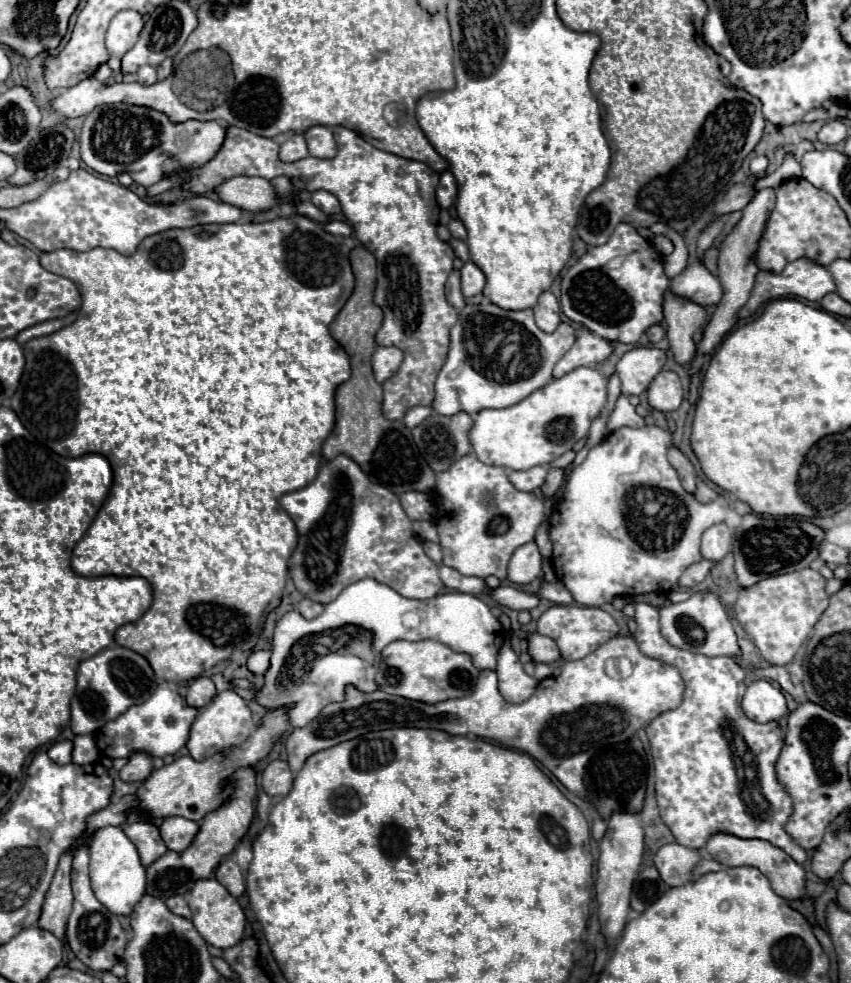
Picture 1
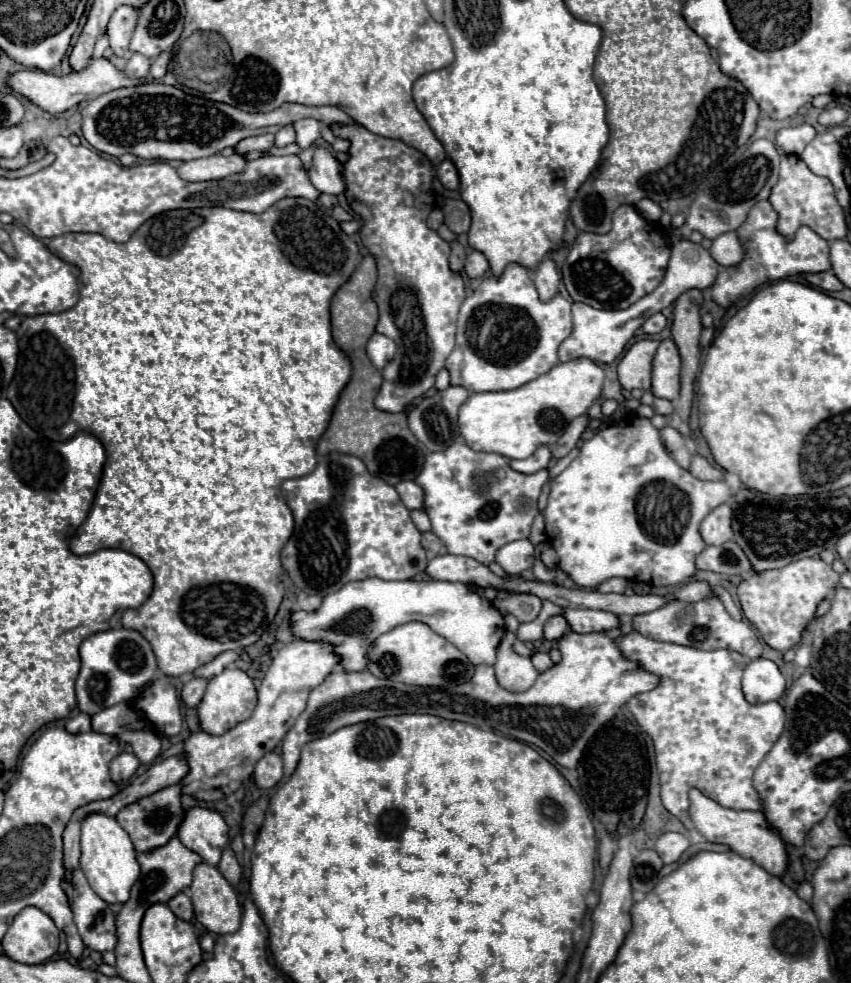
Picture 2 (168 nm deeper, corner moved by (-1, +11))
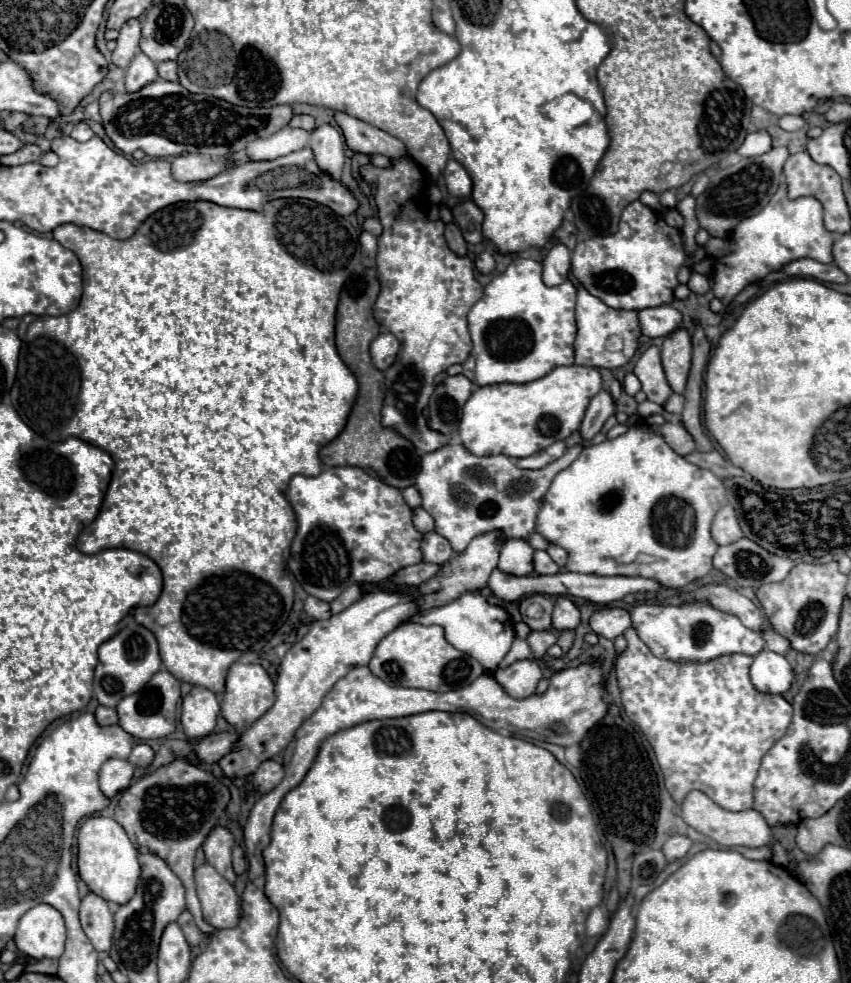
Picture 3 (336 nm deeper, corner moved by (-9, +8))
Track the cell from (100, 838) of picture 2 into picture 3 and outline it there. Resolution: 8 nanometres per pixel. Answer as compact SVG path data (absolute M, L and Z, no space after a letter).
M104 816L88 818L78 830L78 874L88 888L108 902L126 904L134 898L140 880L138 850L130 842L126 830L114 820Z

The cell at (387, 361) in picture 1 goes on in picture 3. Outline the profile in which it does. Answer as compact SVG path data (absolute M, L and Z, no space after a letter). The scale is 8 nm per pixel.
M382 332L372 344L370 344L370 354L372 354L372 362L378 370L386 370L390 368L390 364L396 360L400 350L400 342L394 334L390 332Z

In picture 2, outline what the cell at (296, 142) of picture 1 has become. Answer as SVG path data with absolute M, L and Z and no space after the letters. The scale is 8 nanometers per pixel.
M286 125L286 127L282 127L282 129L276 133L274 145L276 145L276 147L284 147L284 145L290 145L290 143L294 143L294 141L296 141L294 127L292 127L292 125Z

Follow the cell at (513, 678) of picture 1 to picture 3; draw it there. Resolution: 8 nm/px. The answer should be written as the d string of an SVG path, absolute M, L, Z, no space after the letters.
M518 660L494 672L494 678L512 698L526 698L536 692L536 686L542 678L542 670L534 660Z

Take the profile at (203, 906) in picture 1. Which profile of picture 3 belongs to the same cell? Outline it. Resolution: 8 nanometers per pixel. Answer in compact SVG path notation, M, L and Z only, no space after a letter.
M210 864L198 866L194 870L194 880L204 920L218 930L234 928L240 920L240 898L234 886Z

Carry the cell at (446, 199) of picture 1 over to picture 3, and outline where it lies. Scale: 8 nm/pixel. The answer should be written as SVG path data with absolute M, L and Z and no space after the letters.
M454 158L448 160L448 166L444 168L444 180L448 186L448 192L458 198L468 198L472 194L472 182L468 172L458 164Z

